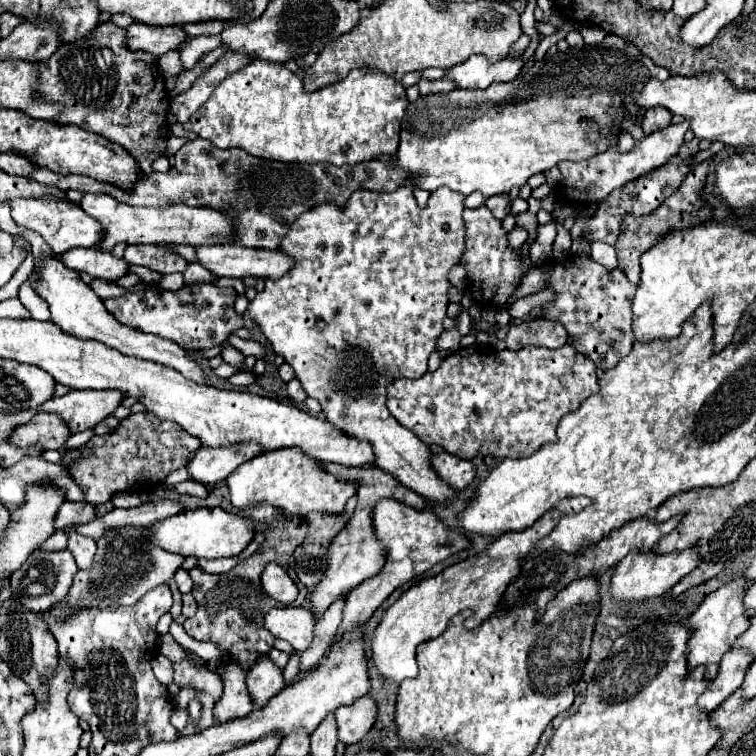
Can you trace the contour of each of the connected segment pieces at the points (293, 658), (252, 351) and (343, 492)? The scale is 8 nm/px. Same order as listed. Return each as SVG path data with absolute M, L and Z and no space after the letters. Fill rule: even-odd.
M294 652L290 655L290 659L283 670L283 676L285 682L290 682L294 680L299 671L299 653Z
M229 336L229 344L239 348L244 356L255 356L257 359L267 360L265 349L258 341L241 340L239 336Z
M293 448L271 450L255 456L241 464L229 478L227 488L231 496L231 504L237 510L247 510L259 504L271 504L281 508L287 514L307 516L309 512L325 512L325 514L341 514L345 502L355 494L357 486L335 480L333 474L323 472L315 466L315 460L301 456L301 452Z

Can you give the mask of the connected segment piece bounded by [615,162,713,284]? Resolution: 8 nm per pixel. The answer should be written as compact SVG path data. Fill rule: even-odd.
M707 162L699 164L695 170L691 170L683 184L677 188L675 194L671 194L655 212L651 212L649 216L643 218L635 218L635 216L625 216L623 226L621 226L621 234L615 242L615 252L617 252L617 260L619 260L619 268L625 272L625 276L629 278L629 282L639 284L639 258L643 252L647 252L649 248L653 248L659 240L663 240L665 236L677 232L677 230L685 230L685 228L693 228L699 224L705 224L707 220L711 220L713 212L709 206L705 206L699 200L699 192L705 184L705 176L707 176Z

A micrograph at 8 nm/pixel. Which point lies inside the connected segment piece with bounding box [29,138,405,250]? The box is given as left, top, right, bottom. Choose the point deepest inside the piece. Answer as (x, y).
(263, 198)

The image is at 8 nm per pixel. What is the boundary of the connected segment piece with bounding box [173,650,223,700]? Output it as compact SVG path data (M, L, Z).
M185 650L185 658L181 662L173 662L173 670L175 670L173 682L177 686L193 686L195 692L205 692L213 696L213 700L221 698L223 692L221 676L211 672L199 656L195 656L191 662L191 650Z

